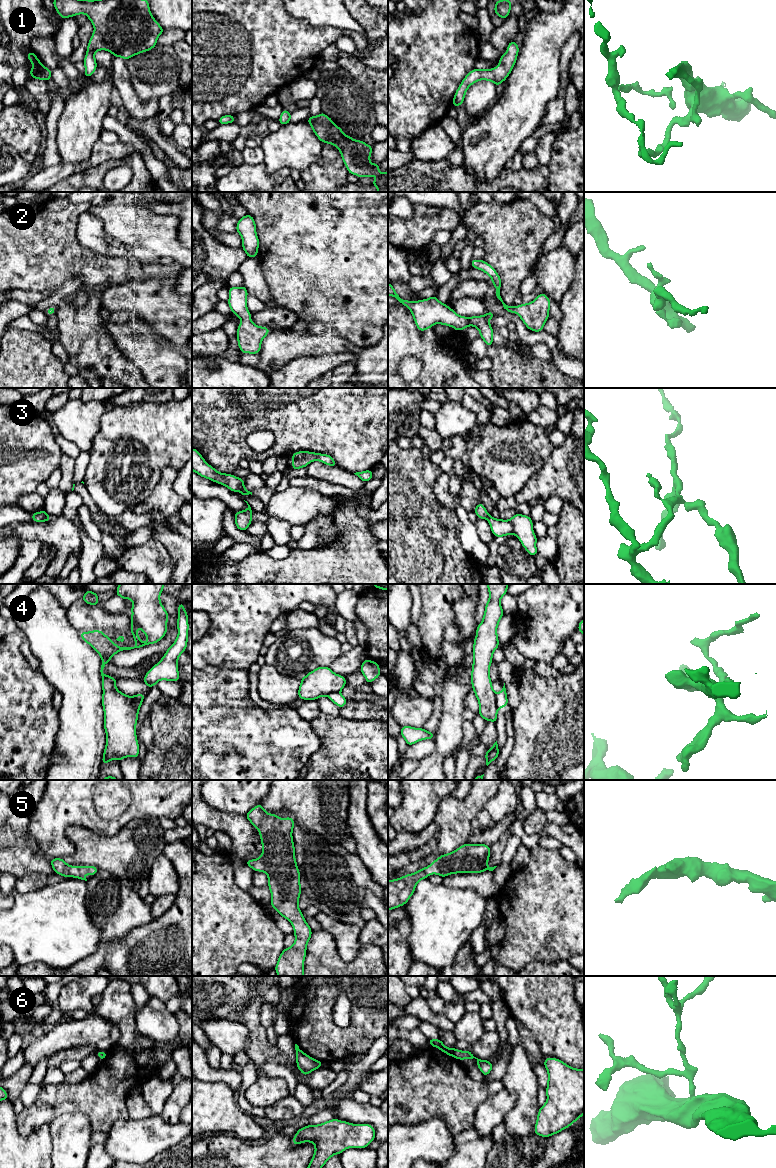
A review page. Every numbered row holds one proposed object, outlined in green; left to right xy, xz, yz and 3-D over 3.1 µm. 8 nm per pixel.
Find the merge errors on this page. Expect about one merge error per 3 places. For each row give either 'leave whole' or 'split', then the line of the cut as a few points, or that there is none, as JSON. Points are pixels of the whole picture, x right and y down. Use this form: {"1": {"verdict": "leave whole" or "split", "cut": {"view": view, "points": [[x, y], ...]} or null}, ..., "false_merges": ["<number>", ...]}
{"1": {"verdict": "leave whole", "cut": null}, "2": {"verdict": "leave whole", "cut": null}, "3": {"verdict": "split", "cut": {"view": "yz", "points": [[489, 515], [487, 519]]}}, "4": {"verdict": "split", "cut": {"view": "yz", "points": [[496, 694], [498, 707]]}}, "5": {"verdict": "leave whole", "cut": null}, "6": {"verdict": "leave whole", "cut": null}, "false_merges": ["3", "4"]}

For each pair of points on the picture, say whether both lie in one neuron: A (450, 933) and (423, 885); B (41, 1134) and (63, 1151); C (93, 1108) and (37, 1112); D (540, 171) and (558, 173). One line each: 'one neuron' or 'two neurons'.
A: one neuron
B: two neurons
C: one neuron
D: two neurons

